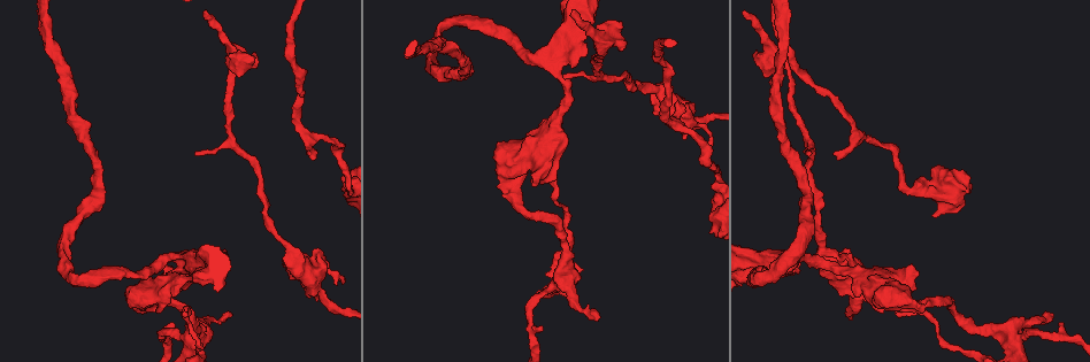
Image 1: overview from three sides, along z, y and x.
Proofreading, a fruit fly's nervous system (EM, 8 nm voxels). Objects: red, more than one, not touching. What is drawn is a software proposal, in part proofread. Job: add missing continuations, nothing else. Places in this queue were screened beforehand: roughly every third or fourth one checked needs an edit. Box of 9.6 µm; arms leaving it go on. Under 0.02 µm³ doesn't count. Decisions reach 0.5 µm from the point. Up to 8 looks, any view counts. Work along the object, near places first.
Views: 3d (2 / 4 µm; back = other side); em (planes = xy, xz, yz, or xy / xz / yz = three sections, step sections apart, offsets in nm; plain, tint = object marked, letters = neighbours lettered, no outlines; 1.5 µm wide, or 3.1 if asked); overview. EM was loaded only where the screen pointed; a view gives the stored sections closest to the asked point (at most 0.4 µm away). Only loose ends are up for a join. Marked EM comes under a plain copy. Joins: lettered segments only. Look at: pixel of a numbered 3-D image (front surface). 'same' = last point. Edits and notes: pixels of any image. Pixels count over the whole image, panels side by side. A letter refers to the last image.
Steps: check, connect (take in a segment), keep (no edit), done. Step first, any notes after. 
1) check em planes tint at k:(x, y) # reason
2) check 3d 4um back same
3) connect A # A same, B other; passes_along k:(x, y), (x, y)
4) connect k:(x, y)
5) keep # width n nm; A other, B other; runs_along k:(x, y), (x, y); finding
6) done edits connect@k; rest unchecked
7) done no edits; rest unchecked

check 3d 4um at 1:(307, 152) # thin end

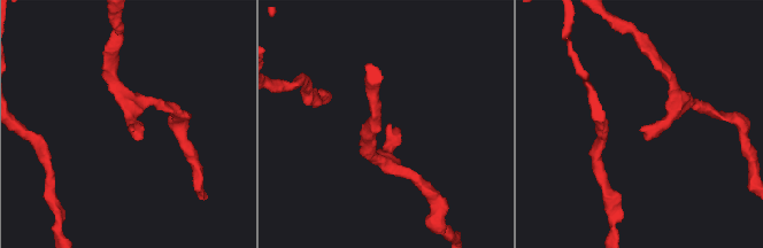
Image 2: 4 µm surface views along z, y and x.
check em xz step 4 tint at 2:(642, 131)

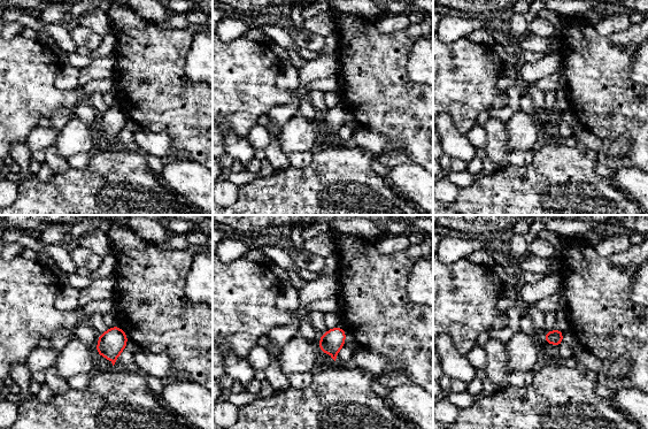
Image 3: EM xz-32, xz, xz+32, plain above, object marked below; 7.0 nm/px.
check em xz step 4 letters same # what lies round it

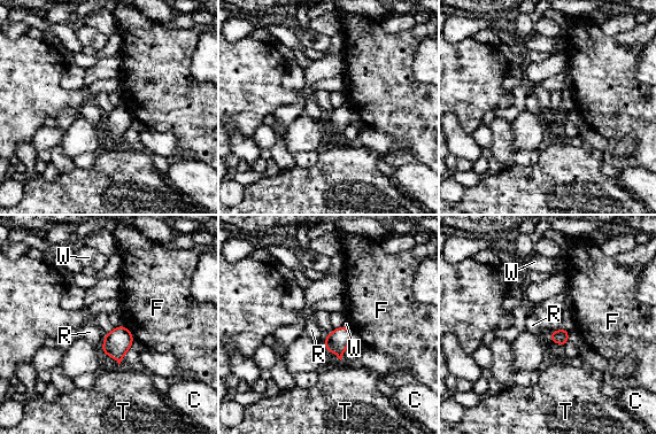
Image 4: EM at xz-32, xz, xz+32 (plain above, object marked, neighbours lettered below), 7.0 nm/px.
keep # longest_contact F 110 nm; C other, F other, R other, T other, W other; none of them fits

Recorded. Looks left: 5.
check em xz step 4 letters at 1:(623, 49) # an open end

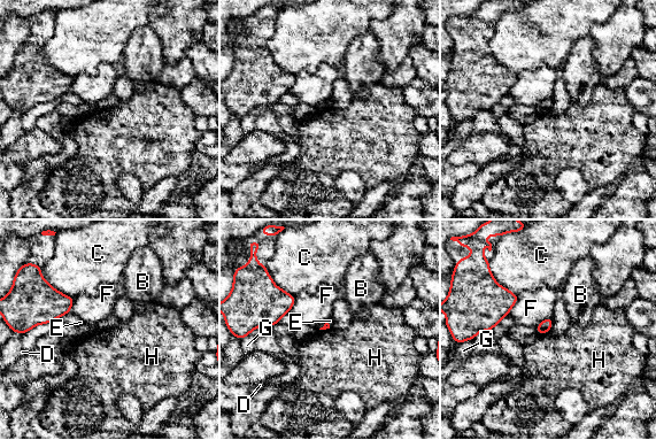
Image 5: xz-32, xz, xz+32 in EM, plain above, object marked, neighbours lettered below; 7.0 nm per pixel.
check em planes letters same # another direction

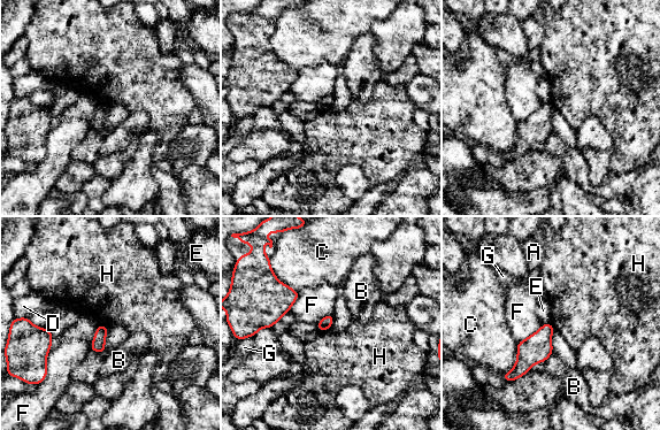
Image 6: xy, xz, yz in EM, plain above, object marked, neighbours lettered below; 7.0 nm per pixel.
keep # A other, B other, C other, D other, E other, F other, G other, H other; border 6:(98, 324), (104, 324), (108, 328); no lettered segment goes on from it

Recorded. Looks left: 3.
check em xz step 8 tint at 1:(165, 272) # stops while still wide

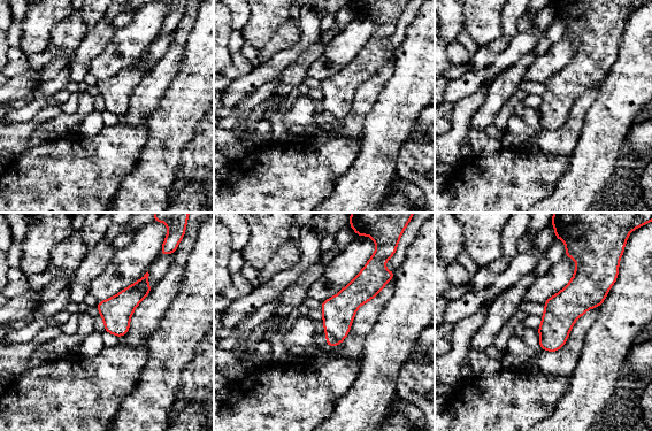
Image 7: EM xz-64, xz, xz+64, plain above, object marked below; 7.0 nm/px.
check em xz step 8 letters same # see the neighbours

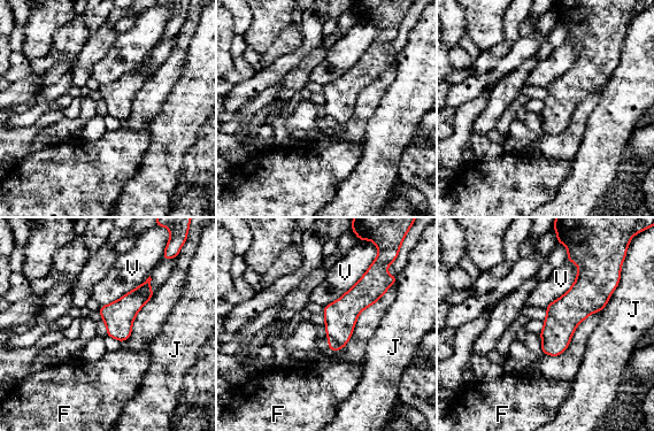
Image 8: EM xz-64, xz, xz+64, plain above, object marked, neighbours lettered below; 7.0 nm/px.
keep # F other, J other, V other; border 8:(575, 262), (575, 282), (545, 307); none of them fits

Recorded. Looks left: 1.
done no edits; rest unchecked

